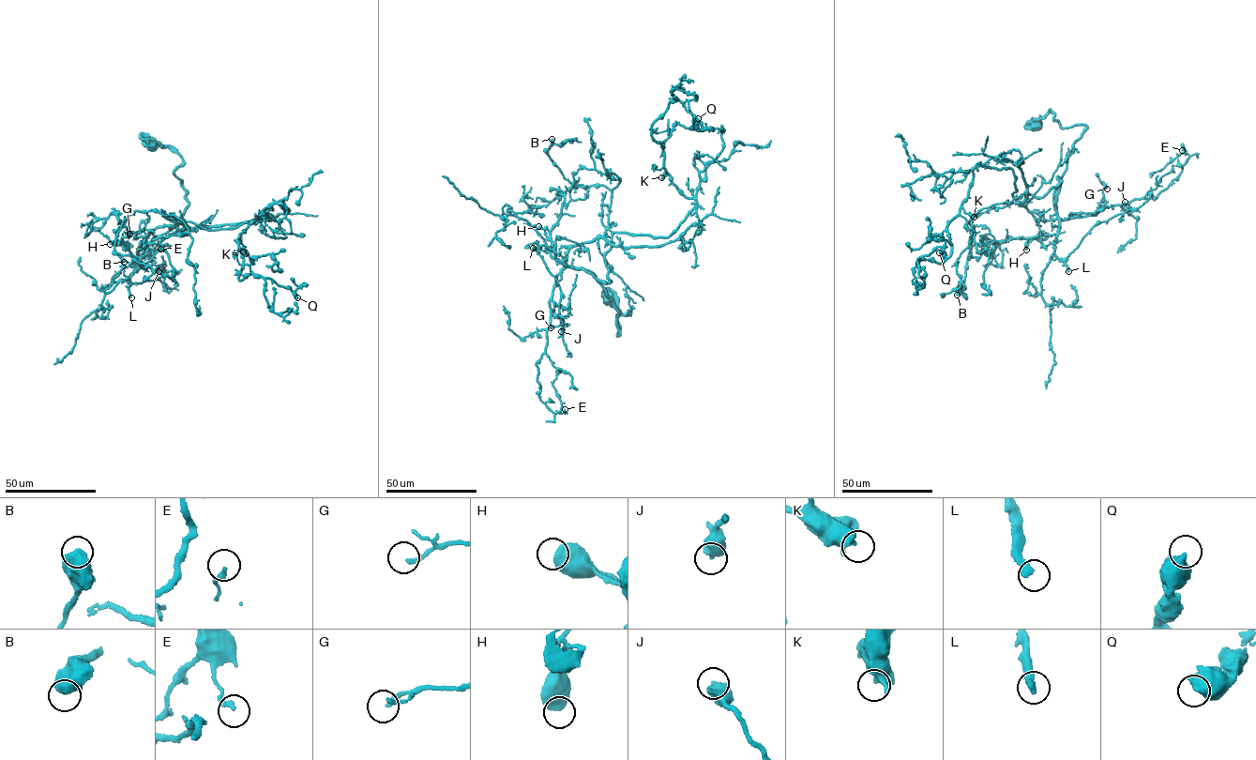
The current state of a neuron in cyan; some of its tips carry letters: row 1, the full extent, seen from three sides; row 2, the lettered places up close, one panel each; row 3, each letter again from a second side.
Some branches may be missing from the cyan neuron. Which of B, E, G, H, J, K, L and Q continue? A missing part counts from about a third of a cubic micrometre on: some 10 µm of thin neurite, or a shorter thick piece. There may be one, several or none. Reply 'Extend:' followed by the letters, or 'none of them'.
Extend: none of them

